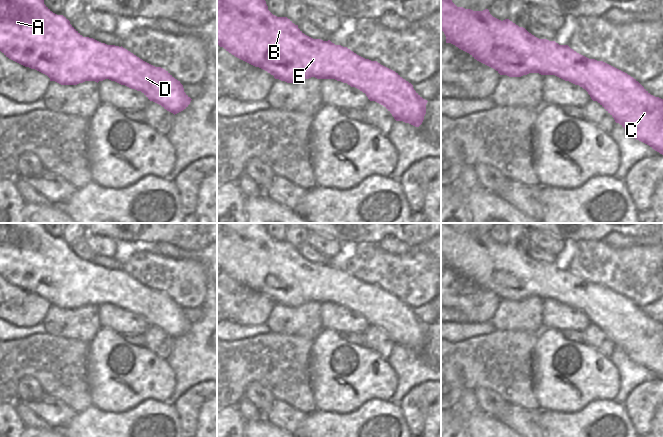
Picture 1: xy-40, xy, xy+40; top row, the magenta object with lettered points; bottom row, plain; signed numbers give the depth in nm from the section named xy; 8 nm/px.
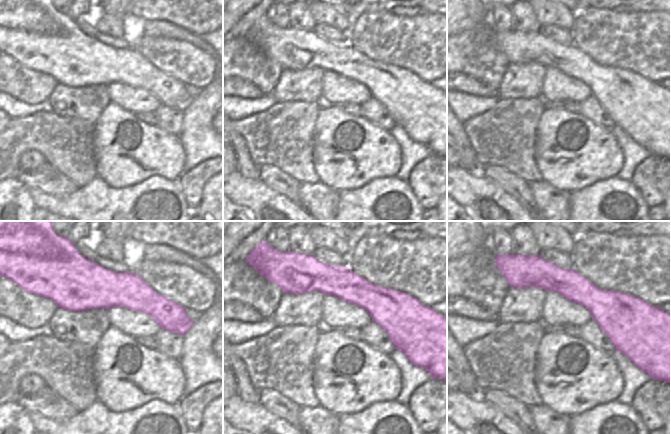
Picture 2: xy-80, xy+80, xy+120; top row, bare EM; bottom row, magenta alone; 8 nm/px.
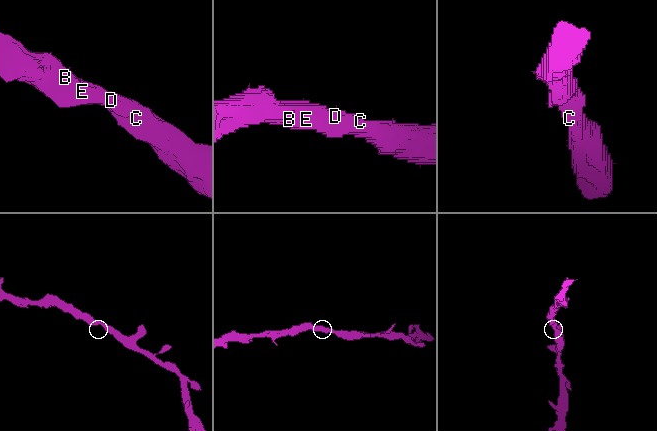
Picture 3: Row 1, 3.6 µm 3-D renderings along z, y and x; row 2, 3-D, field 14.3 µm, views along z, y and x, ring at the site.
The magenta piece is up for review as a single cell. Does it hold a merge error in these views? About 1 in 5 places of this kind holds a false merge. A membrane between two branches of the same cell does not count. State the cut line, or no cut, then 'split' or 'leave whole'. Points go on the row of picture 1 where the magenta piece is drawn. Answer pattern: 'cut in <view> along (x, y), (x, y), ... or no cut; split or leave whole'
no cut; leave whole

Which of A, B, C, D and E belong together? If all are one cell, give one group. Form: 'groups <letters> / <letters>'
groups A B C D E

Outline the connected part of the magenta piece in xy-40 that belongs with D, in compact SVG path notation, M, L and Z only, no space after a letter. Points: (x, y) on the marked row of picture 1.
M0 0L0 51L9 59L35 69L61 85L109 79L141 91L150 101L174 115L188 107L191 98L168 71L155 67L122 46L83 37L63 15L53 13L44 0Z

